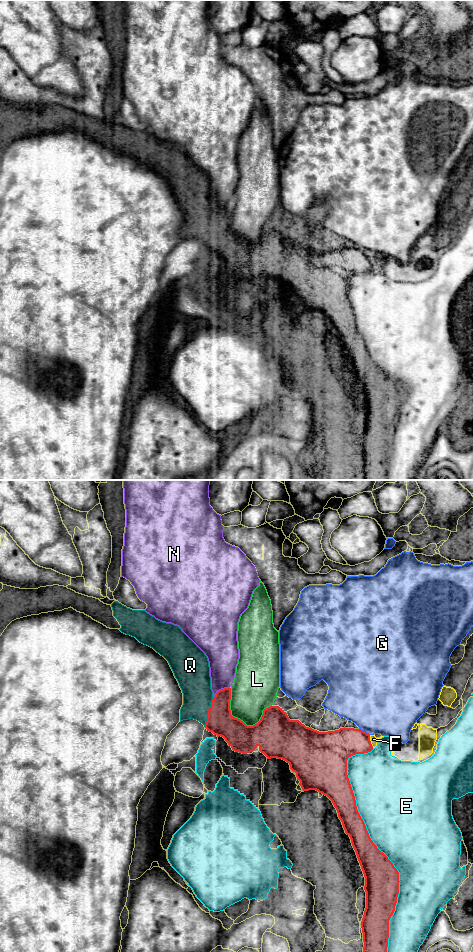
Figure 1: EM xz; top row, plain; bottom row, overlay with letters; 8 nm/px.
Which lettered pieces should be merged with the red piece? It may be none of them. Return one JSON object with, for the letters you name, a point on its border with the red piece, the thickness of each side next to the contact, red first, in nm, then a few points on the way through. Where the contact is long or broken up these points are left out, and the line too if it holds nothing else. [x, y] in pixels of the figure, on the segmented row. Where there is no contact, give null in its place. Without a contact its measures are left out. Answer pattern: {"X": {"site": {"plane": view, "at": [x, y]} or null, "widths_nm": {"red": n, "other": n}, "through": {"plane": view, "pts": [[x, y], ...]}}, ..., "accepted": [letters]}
{"Q": {"site": {"plane": "xz", "at": [208, 712]}, "widths_nm": {"red": 220, "other": 240}, "through": {"plane": "xz", "pts": [[220, 722], [208, 712], [198, 702], [195, 684]]}}, "accepted": ["Q"]}

